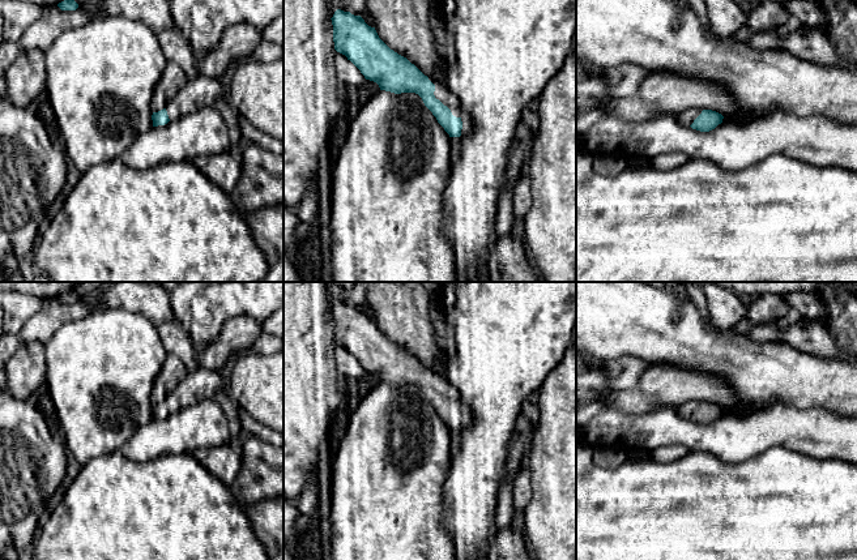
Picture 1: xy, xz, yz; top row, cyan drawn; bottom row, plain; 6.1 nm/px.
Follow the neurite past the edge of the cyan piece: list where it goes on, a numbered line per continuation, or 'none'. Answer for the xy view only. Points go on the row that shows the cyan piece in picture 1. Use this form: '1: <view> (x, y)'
1: xy (200, 92)

